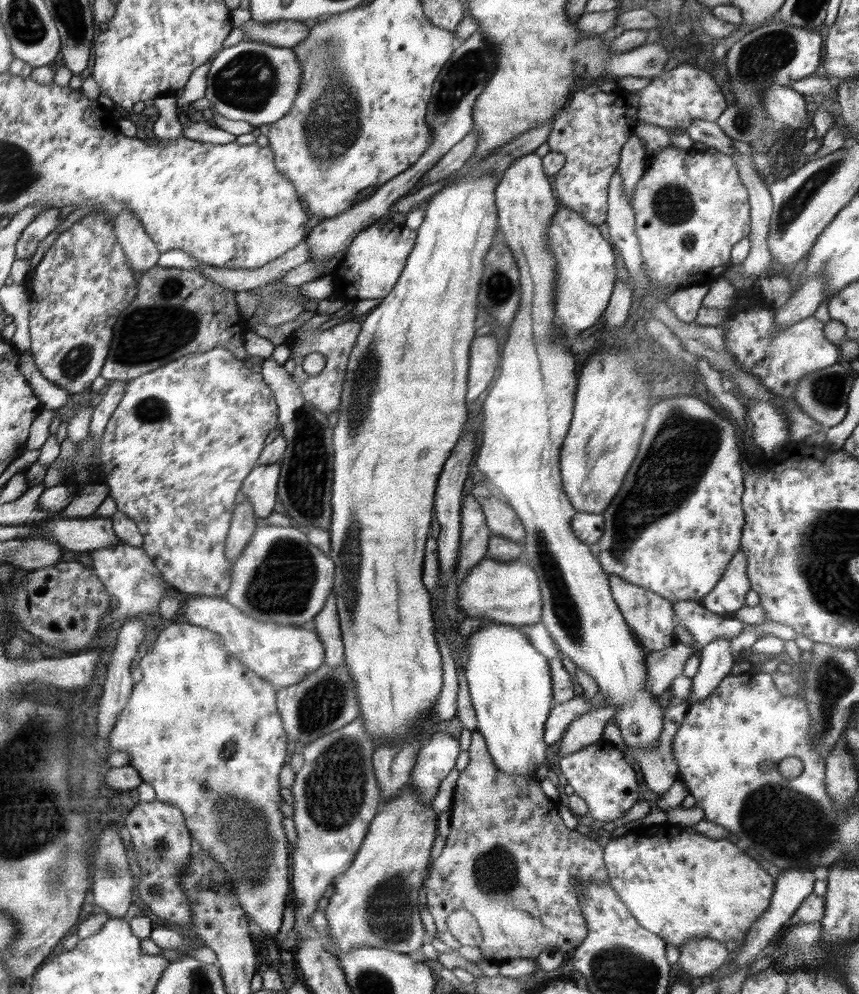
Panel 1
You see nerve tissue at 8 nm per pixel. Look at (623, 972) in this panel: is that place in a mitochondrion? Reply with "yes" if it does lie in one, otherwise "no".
yes

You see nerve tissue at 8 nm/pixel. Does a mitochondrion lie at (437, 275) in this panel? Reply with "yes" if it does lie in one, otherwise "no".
no

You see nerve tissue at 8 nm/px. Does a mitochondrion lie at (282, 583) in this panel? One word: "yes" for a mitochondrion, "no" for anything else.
yes

